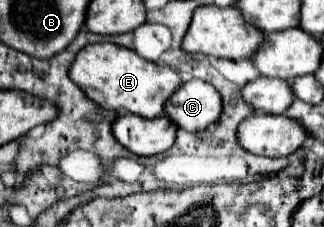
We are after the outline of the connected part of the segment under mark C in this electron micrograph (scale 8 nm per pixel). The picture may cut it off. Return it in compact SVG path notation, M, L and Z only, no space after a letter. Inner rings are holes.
M201 79L183 83L167 101L167 115L175 121L177 127L197 133L205 131L209 125L219 121L223 111L223 101L219 91Z

